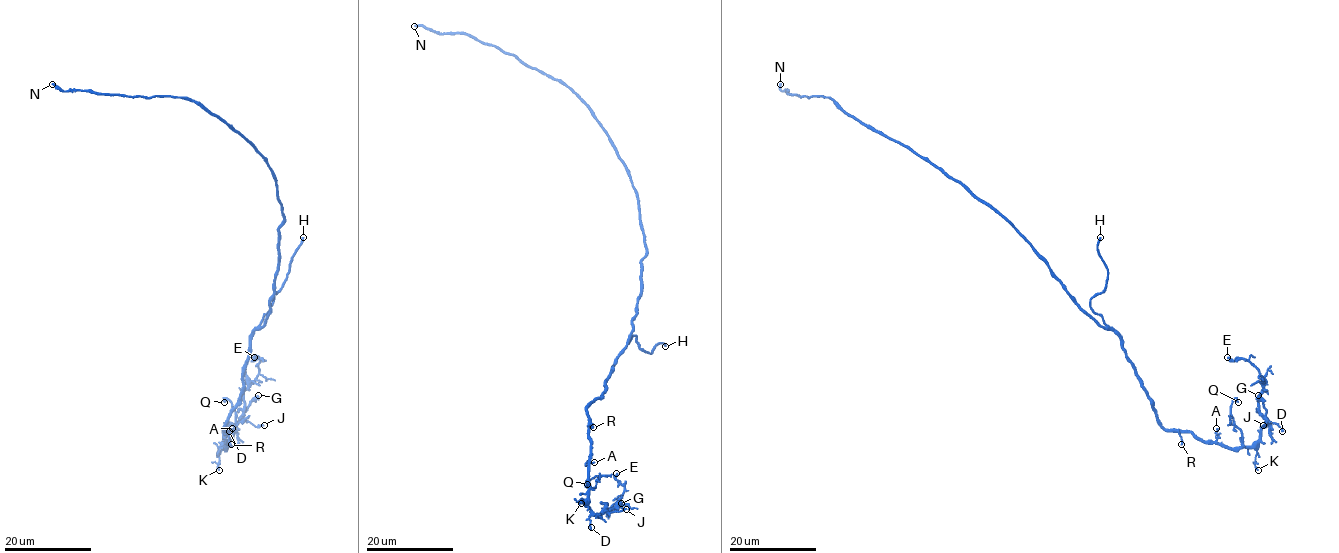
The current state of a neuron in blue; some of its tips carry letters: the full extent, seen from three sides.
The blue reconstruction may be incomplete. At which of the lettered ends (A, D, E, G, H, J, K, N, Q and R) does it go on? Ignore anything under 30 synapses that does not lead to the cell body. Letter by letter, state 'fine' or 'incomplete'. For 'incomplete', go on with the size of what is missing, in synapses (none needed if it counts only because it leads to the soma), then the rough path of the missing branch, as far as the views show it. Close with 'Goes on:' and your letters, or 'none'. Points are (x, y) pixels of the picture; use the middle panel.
A: fine
D: fine
E: fine
G: fine
H: incomplete | (665, 346), (669, 354), (676, 337), (686, 338)
J: fine
K: fine
N: incomplete | 170 syn
Q: fine
R: fine
Goes on: H, N

